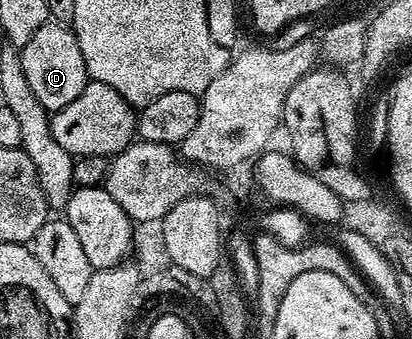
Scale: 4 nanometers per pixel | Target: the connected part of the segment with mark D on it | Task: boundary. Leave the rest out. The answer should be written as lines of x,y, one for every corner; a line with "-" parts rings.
50,20
37,28
33,40
21,48
21,68
25,68
25,80
29,80
33,96
41,100
48,112
65,108
65,104
73,104
89,81
85,56
81,56
81,44
77,44
75,31
70,26
61,26

